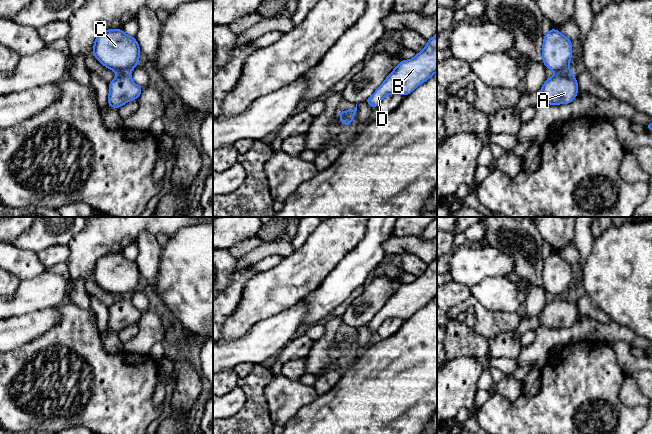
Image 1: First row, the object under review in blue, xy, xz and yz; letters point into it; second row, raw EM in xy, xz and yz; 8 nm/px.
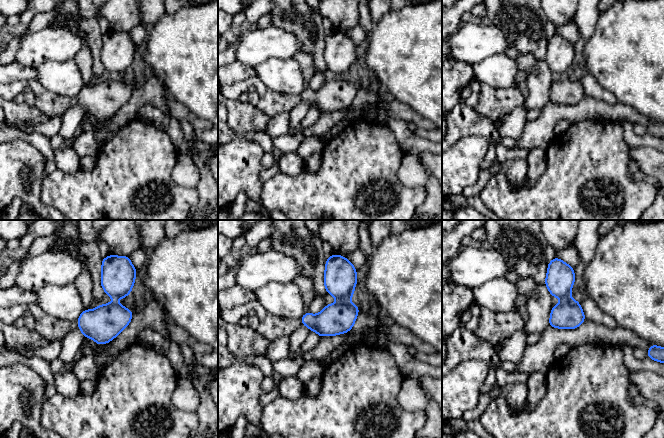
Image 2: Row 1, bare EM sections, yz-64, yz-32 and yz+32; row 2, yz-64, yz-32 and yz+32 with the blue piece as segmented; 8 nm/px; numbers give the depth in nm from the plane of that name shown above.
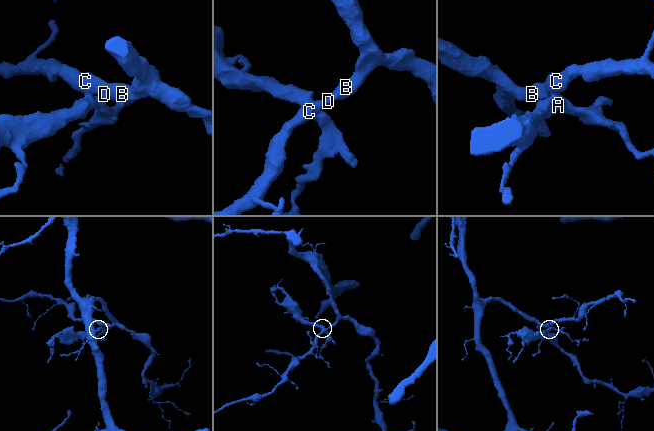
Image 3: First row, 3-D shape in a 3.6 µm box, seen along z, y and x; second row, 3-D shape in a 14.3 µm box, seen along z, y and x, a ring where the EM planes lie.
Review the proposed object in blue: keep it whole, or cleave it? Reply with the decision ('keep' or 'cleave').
cleave

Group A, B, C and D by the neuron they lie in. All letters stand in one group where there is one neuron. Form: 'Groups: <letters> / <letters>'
Groups: A / B C D

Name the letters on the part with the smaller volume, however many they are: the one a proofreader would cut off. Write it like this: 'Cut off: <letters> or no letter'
Cut off: A

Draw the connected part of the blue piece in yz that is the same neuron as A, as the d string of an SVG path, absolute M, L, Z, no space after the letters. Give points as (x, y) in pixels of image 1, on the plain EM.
M572 296L557 297L544 306L539 316L540 326L552 329L568 328L575 323L578 314L578 307Z

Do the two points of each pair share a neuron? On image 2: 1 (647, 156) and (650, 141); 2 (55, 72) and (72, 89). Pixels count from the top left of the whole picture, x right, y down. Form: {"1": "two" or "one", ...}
{"1": "two", "2": "one"}

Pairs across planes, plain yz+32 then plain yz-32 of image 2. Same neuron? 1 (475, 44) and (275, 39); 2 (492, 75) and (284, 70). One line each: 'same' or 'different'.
1: same
2: same

